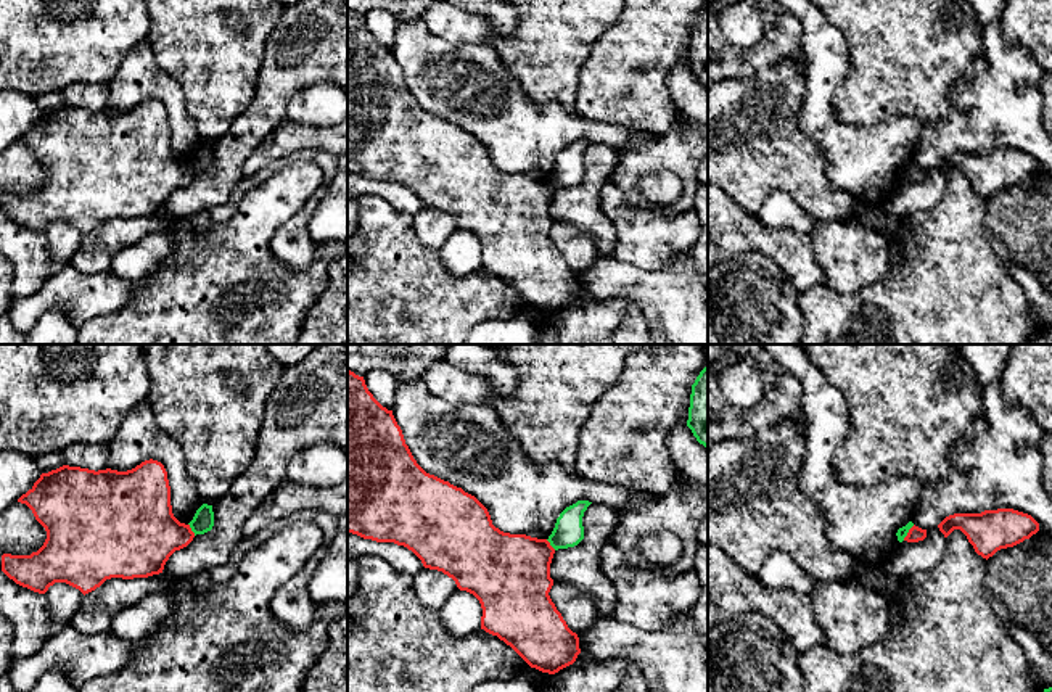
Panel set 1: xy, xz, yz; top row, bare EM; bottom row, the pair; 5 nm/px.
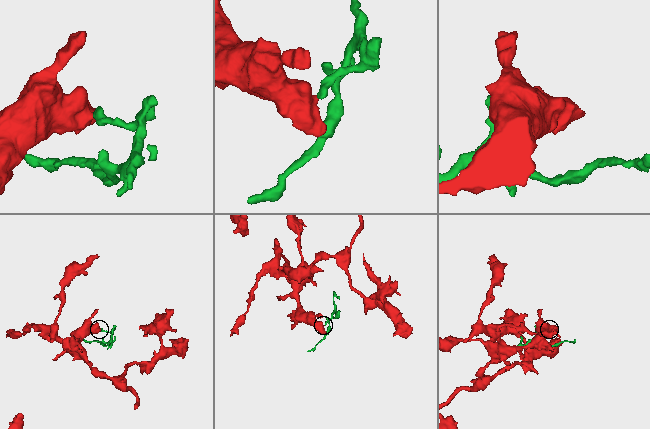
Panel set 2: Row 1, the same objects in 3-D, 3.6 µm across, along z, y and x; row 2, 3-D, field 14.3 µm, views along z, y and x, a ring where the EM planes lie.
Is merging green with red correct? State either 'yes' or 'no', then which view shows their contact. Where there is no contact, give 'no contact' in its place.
no | yz

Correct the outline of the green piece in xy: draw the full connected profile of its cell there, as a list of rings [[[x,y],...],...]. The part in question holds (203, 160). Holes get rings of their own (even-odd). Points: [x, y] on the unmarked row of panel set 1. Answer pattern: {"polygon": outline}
{"polygon": [[[203,143],[196,150],[193,159],[188,164],[190,164],[191,171],[195,172],[195,175],[211,171],[214,166],[212,145]]]}

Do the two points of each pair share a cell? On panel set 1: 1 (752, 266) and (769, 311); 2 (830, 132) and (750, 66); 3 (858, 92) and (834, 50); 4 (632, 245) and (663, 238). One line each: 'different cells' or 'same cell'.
1: same cell
2: different cells
3: different cells
4: same cell

